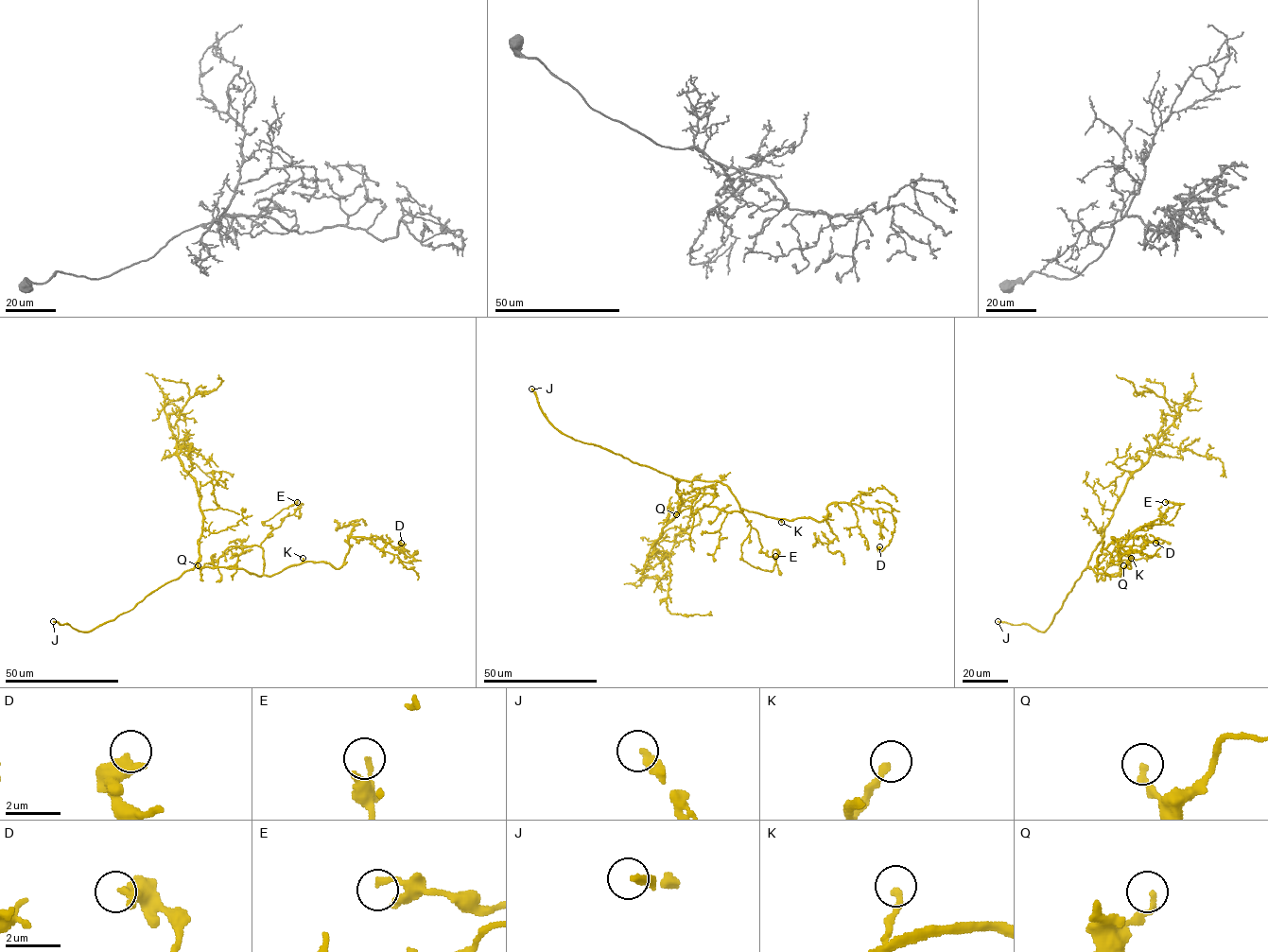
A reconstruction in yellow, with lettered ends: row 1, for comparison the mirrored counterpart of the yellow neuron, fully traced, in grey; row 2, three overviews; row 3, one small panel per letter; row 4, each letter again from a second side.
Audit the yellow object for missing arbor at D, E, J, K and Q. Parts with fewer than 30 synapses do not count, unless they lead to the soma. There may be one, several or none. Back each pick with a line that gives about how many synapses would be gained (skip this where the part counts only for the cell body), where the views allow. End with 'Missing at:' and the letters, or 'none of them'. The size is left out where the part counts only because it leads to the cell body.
K: Roughly 100 synapses
Missing at: J, K

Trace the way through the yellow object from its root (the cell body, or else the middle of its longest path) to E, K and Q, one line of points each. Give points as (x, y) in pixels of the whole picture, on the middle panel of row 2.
E: (694, 480), (722, 483), (738, 502), (751, 526), (741, 545), (744, 561), (772, 570), (775, 556)
K: (694, 480), (720, 482), (728, 488), (740, 509), (779, 518), (781, 522)
Q: (694, 480), (725, 484), (742, 512), (741, 510), (727, 511), (705, 506), (695, 513), (687, 508), (676, 514)

